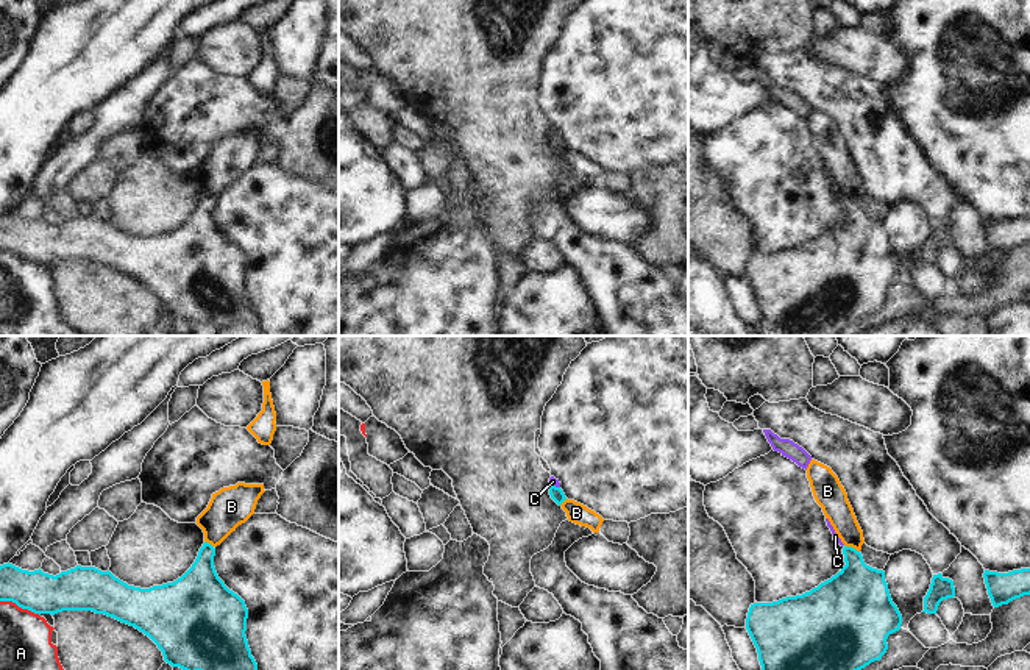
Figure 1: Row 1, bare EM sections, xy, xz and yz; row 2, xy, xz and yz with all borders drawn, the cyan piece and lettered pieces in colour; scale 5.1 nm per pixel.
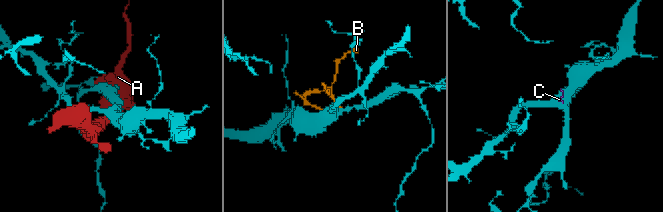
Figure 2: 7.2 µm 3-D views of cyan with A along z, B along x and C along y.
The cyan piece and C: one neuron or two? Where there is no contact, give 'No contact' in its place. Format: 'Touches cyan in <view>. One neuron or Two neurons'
Touches cyan in xz. One neuron.

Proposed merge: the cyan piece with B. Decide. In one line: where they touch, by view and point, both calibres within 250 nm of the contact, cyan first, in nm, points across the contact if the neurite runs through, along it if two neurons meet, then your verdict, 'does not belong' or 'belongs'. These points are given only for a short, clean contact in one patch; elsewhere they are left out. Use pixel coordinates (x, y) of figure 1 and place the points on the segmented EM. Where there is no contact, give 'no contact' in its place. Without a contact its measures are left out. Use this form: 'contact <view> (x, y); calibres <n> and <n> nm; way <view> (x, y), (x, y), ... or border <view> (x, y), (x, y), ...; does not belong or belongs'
contact yz (851, 547); calibres 300 and 140 nm; does not belong

